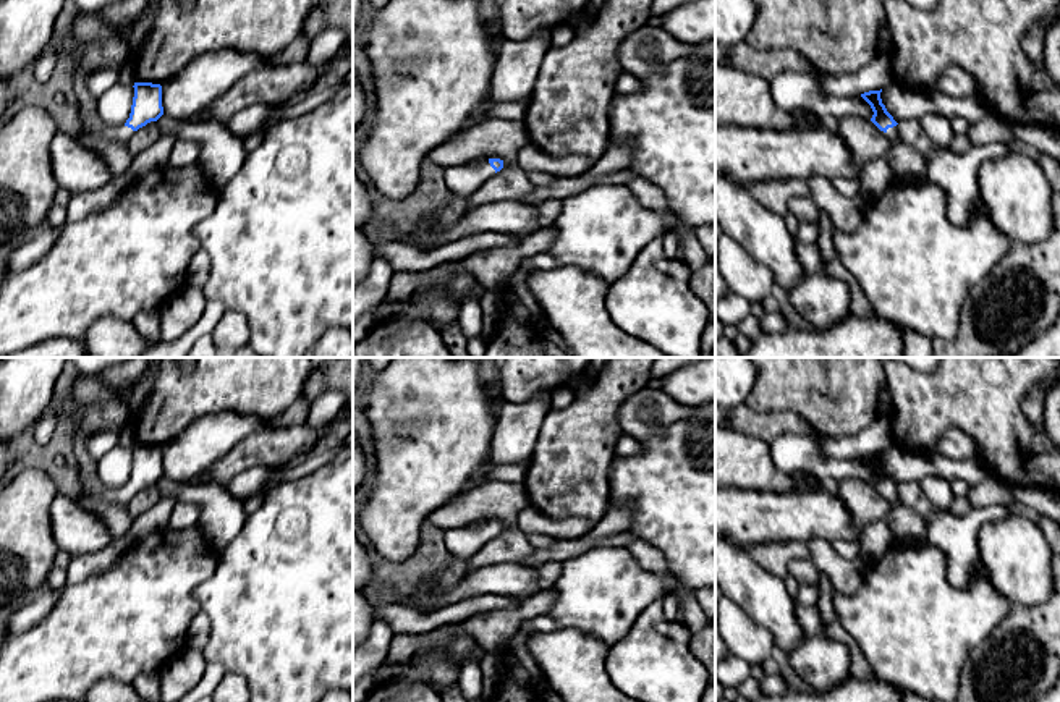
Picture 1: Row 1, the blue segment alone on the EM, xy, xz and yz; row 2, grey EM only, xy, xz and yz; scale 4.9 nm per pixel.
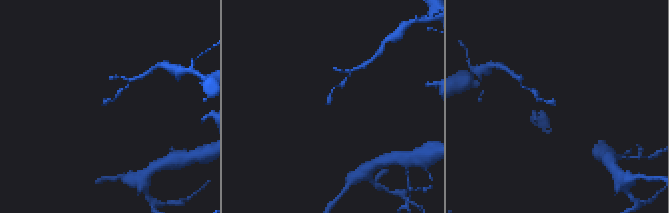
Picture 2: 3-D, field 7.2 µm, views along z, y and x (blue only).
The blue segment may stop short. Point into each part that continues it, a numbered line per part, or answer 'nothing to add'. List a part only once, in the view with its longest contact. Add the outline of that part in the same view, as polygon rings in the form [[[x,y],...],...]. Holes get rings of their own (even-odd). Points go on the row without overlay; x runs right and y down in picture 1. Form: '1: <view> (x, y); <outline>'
1: xz (466, 544); [[[489,522],[482,527],[455,527],[443,531],[443,542],[452,556],[468,563],[481,556],[482,548],[495,537]]]

